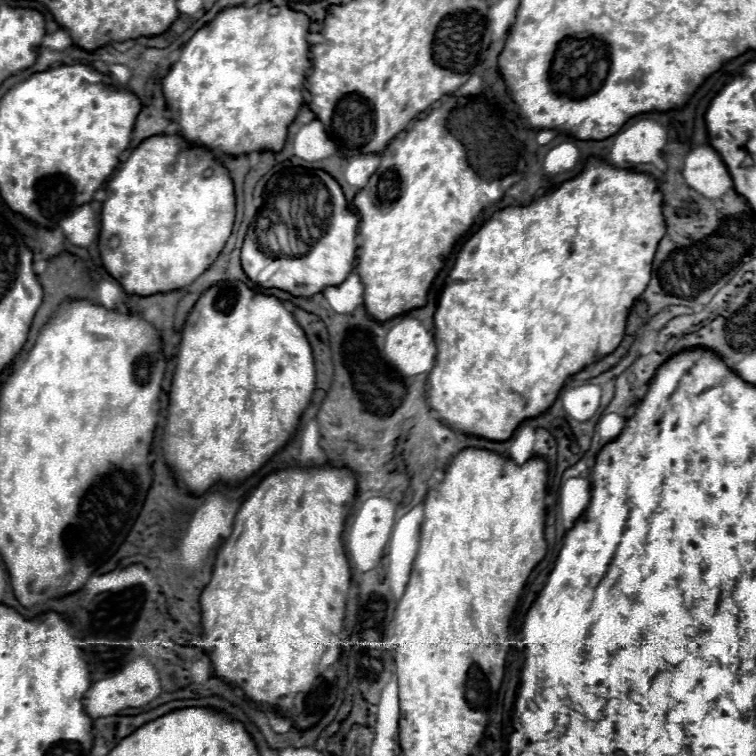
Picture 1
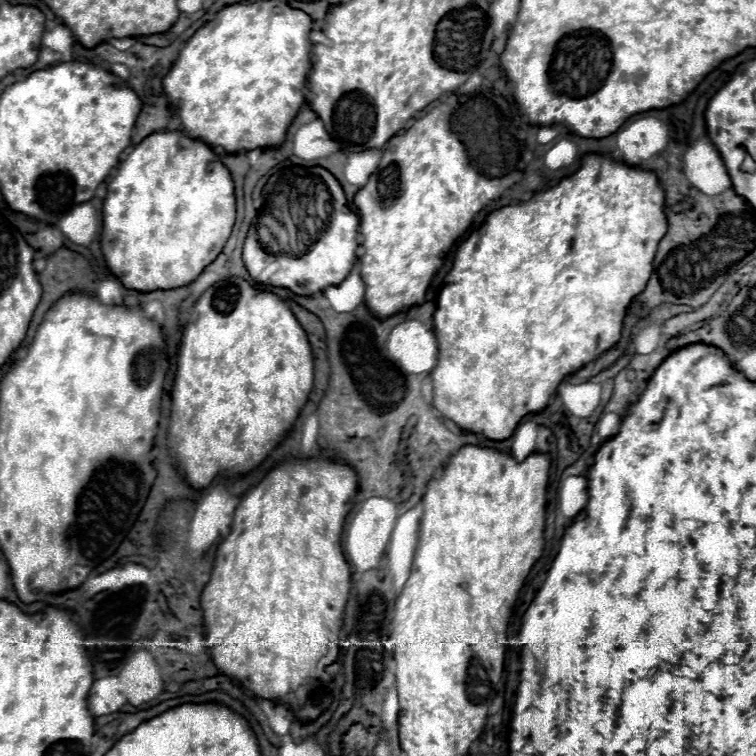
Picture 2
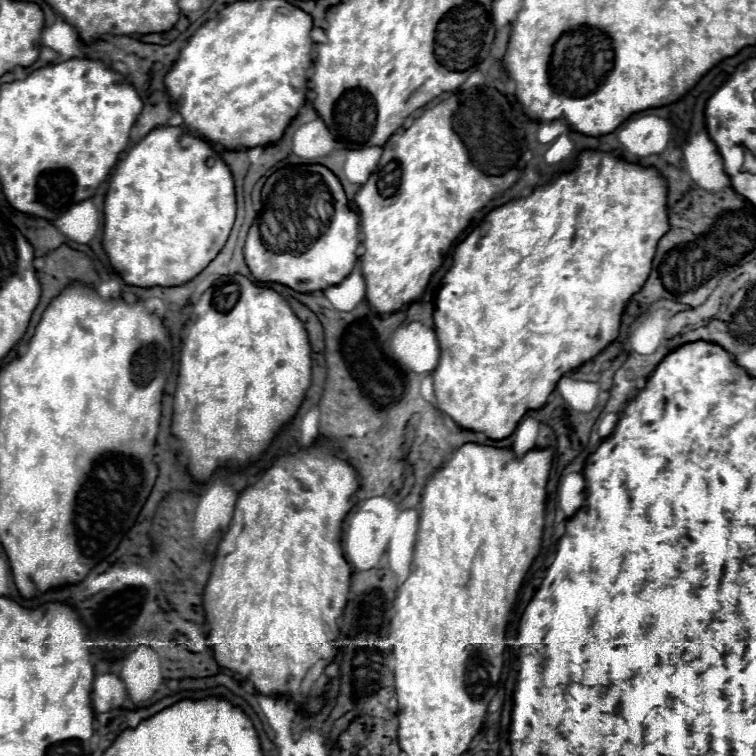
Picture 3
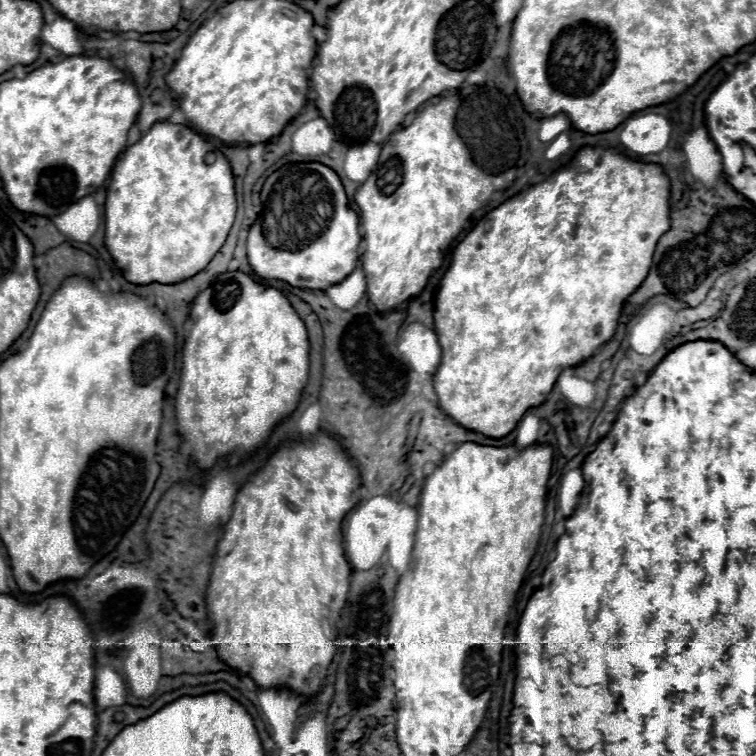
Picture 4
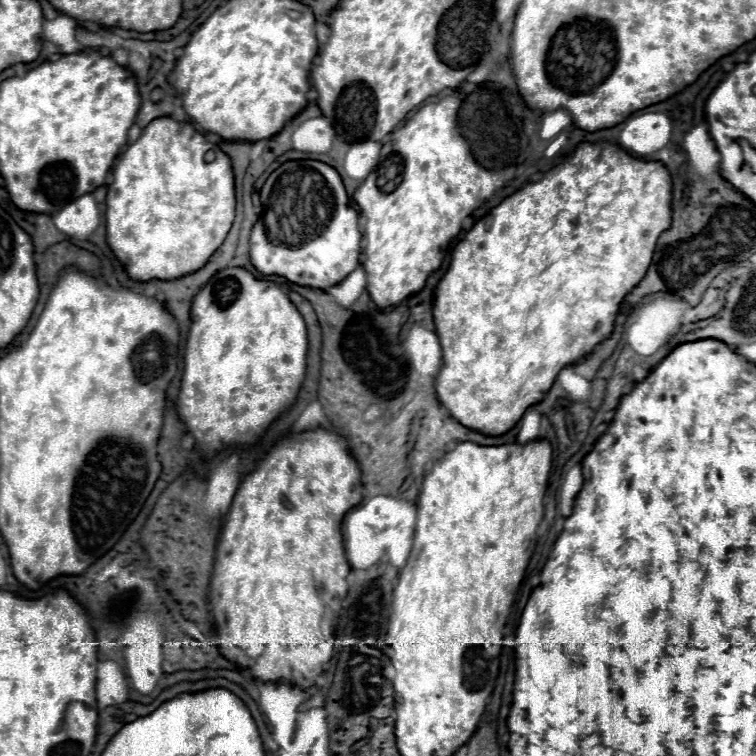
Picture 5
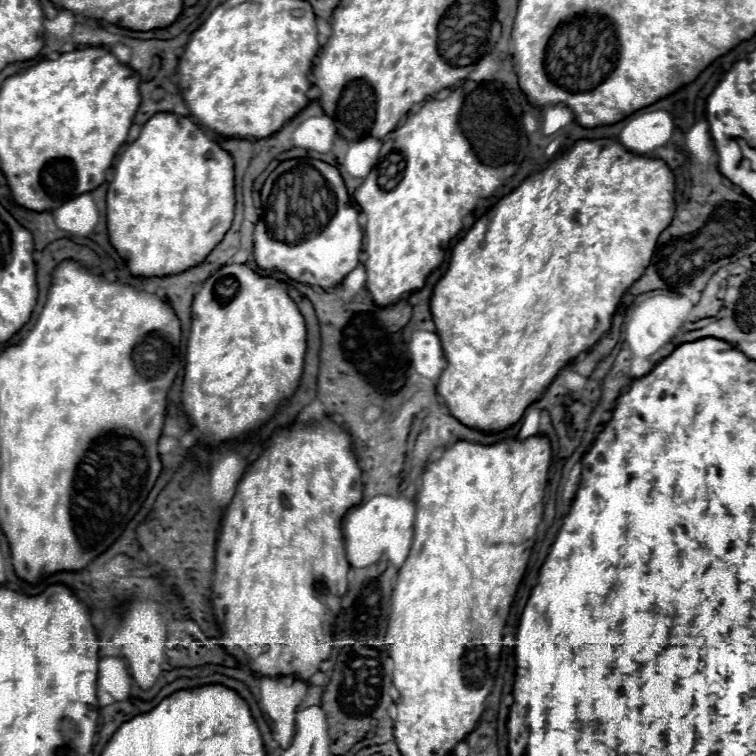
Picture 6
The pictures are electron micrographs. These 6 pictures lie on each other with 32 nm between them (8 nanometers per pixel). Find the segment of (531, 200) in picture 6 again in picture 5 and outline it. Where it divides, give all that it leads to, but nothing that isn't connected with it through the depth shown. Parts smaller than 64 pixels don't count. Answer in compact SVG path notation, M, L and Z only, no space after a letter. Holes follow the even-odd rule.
M600 142L600 144L580 144L568 158L564 158L558 166L554 166L542 180L528 182L516 194L502 200L494 210L490 210L482 220L474 224L474 228L466 234L462 242L458 242L452 250L452 262L444 278L436 286L432 314L436 334L444 352L444 364L434 378L434 388L440 404L450 412L450 416L470 430L478 430L486 436L502 436L516 426L528 406L544 400L546 392L552 388L556 376L562 368L576 364L580 358L592 354L592 350L606 340L614 330L614 320L620 310L620 302L632 288L644 278L648 264L652 264L652 254L656 242L664 230L670 228L672 222L672 178L668 170L660 162L644 162L640 158L632 158L620 146Z

